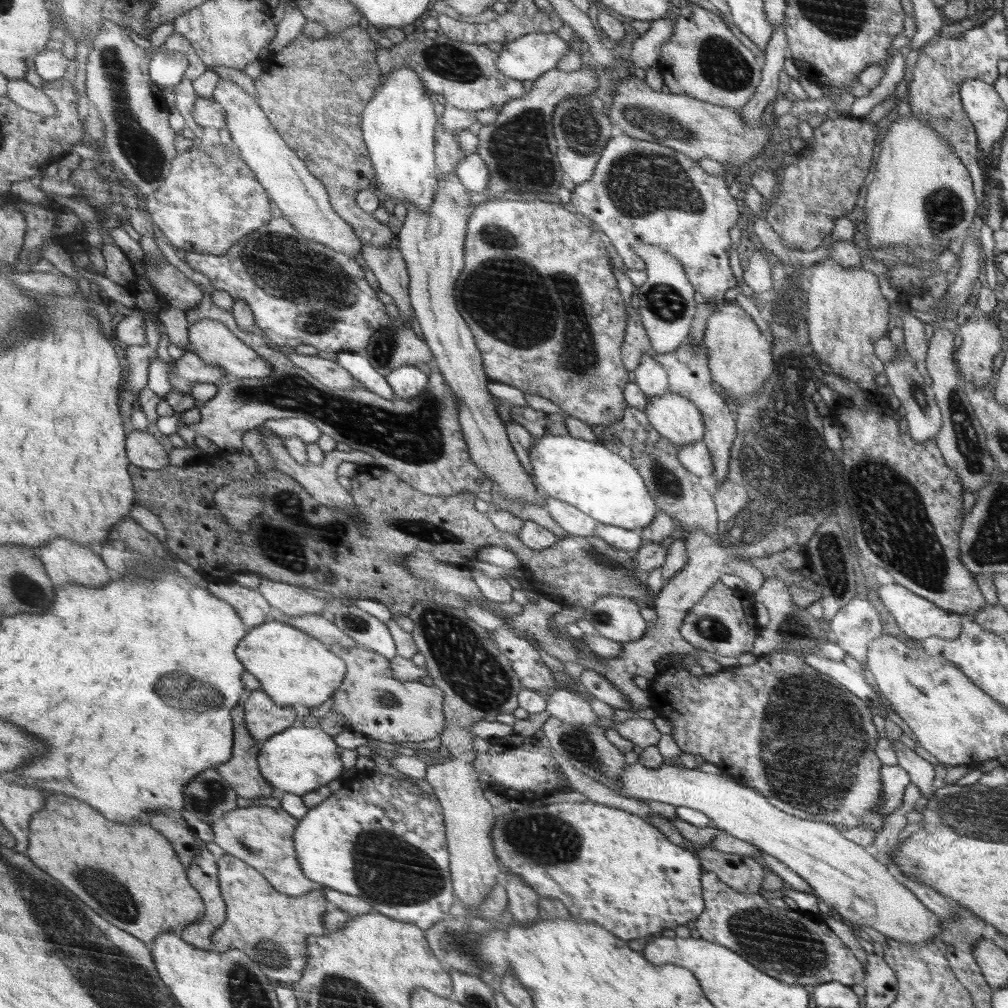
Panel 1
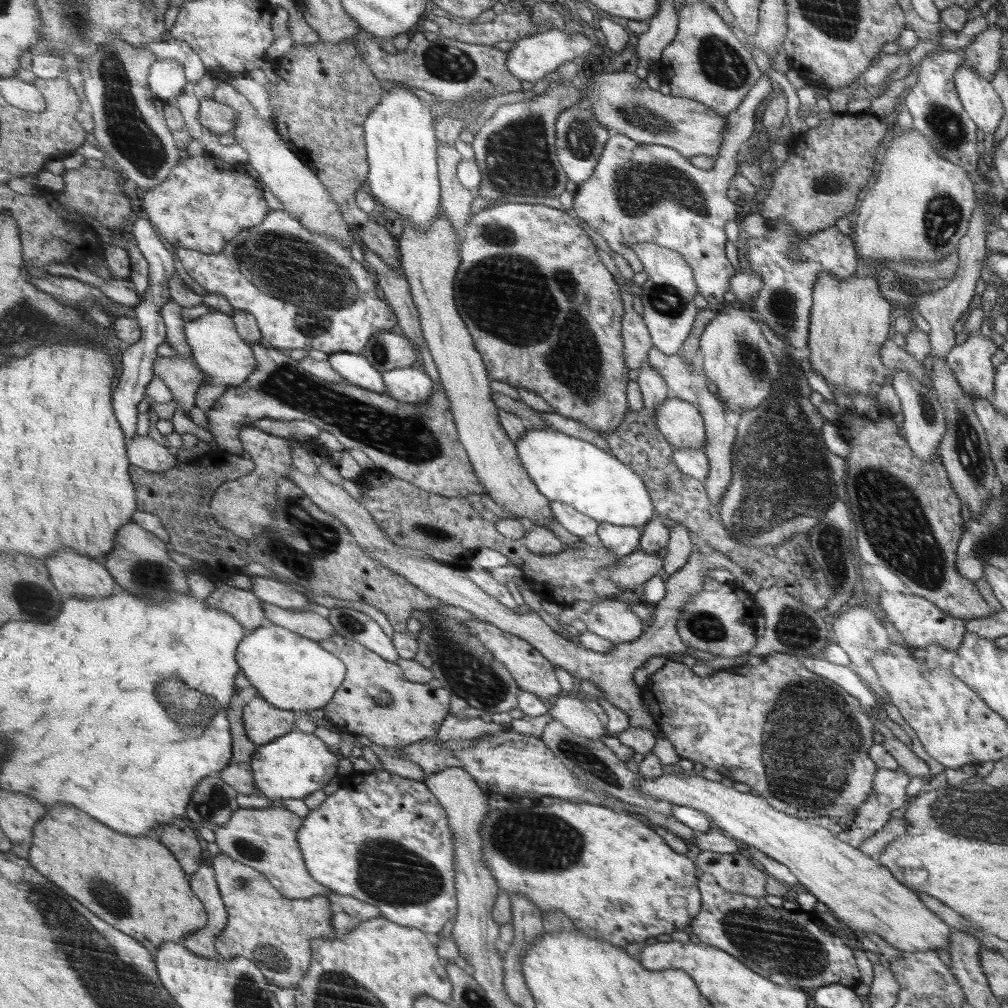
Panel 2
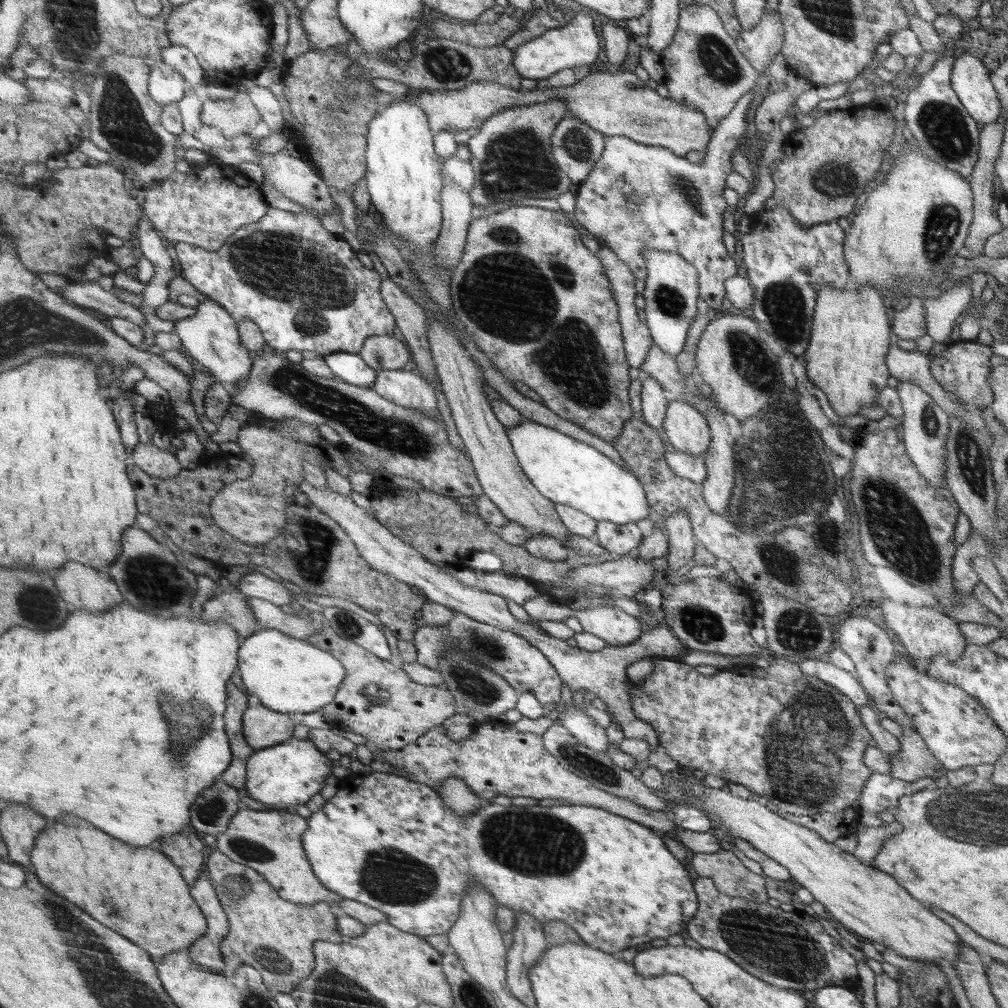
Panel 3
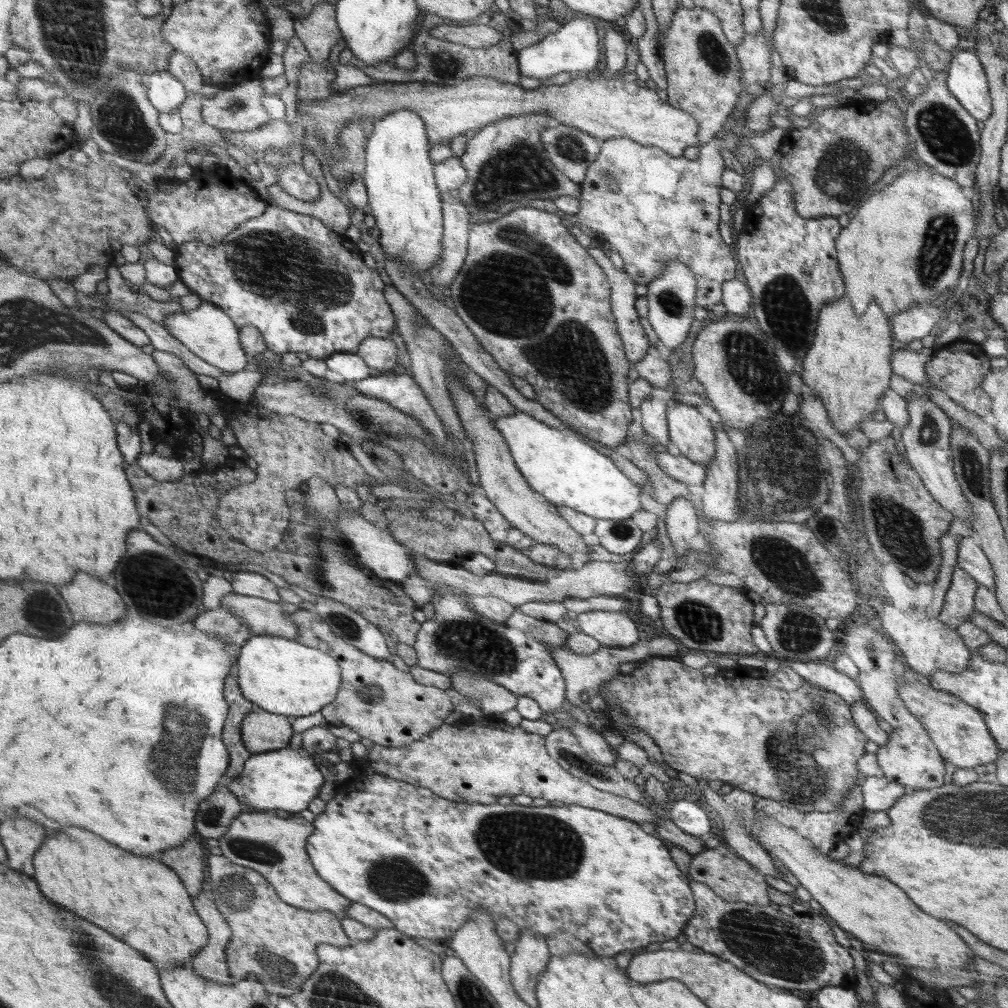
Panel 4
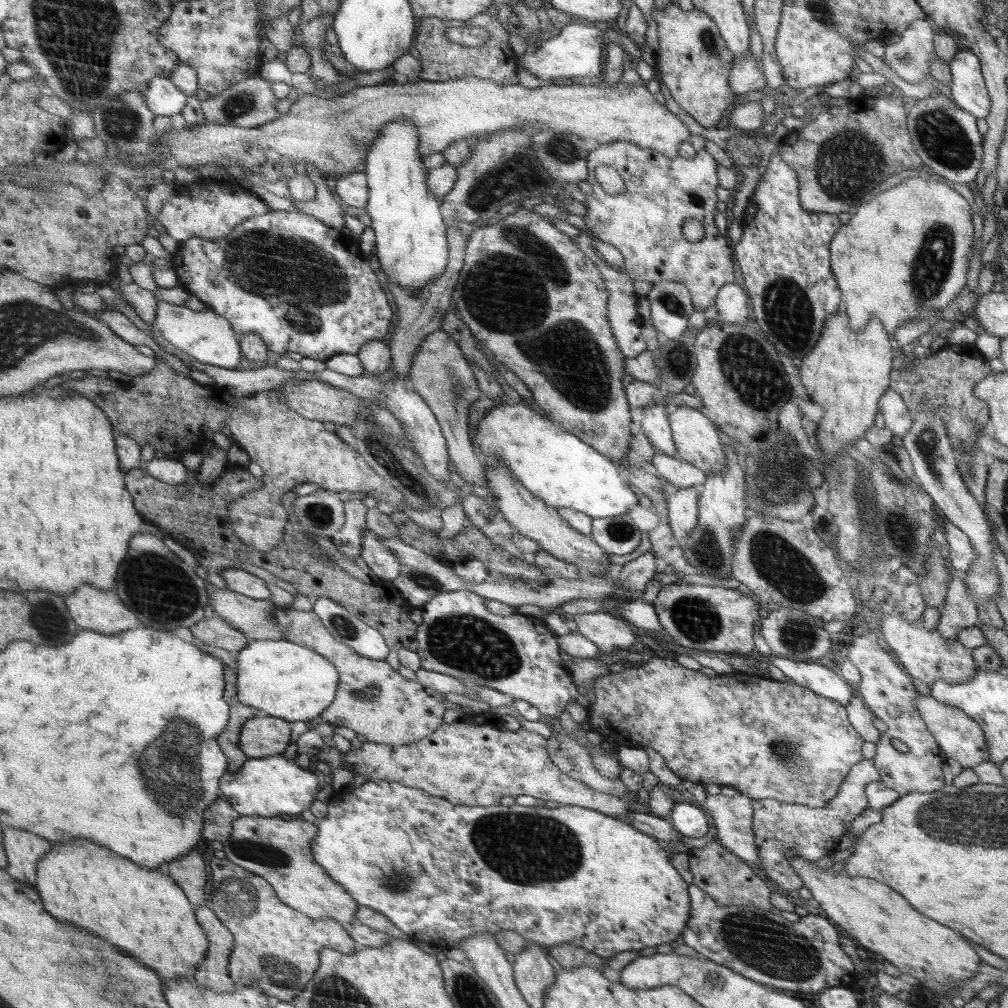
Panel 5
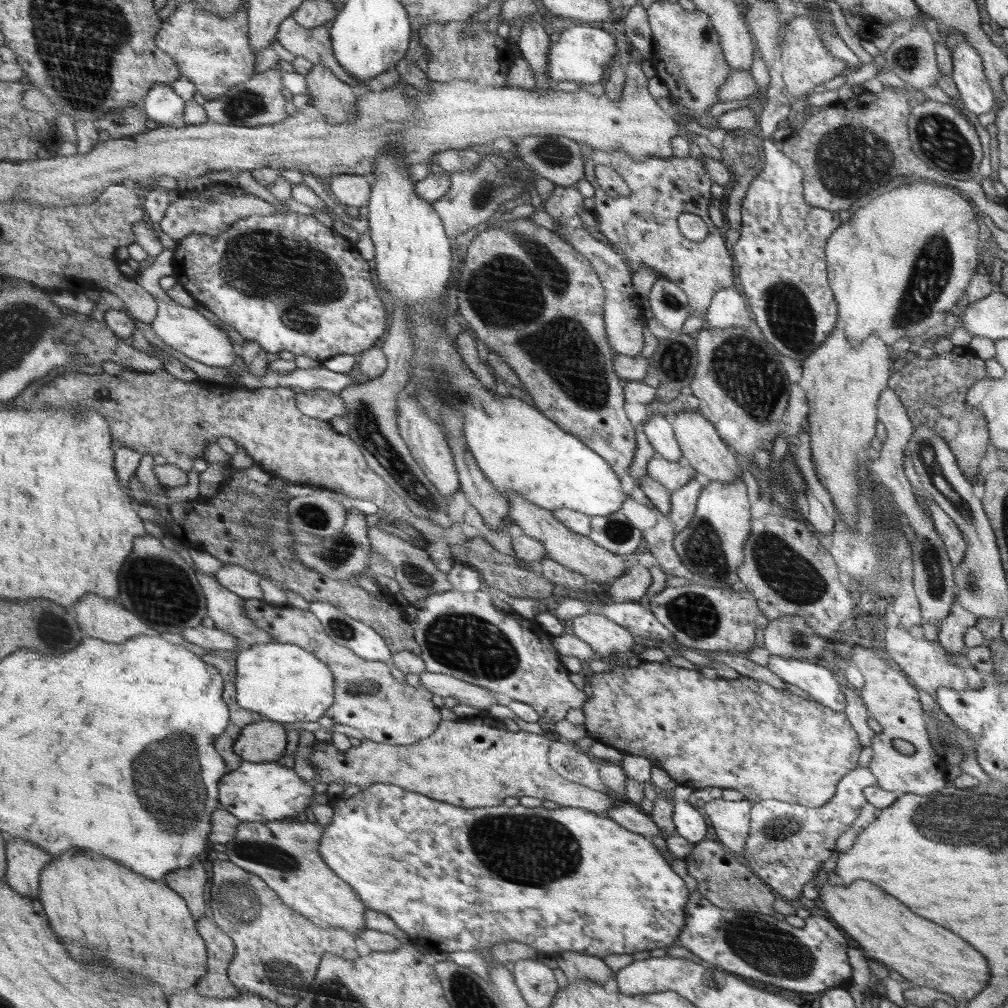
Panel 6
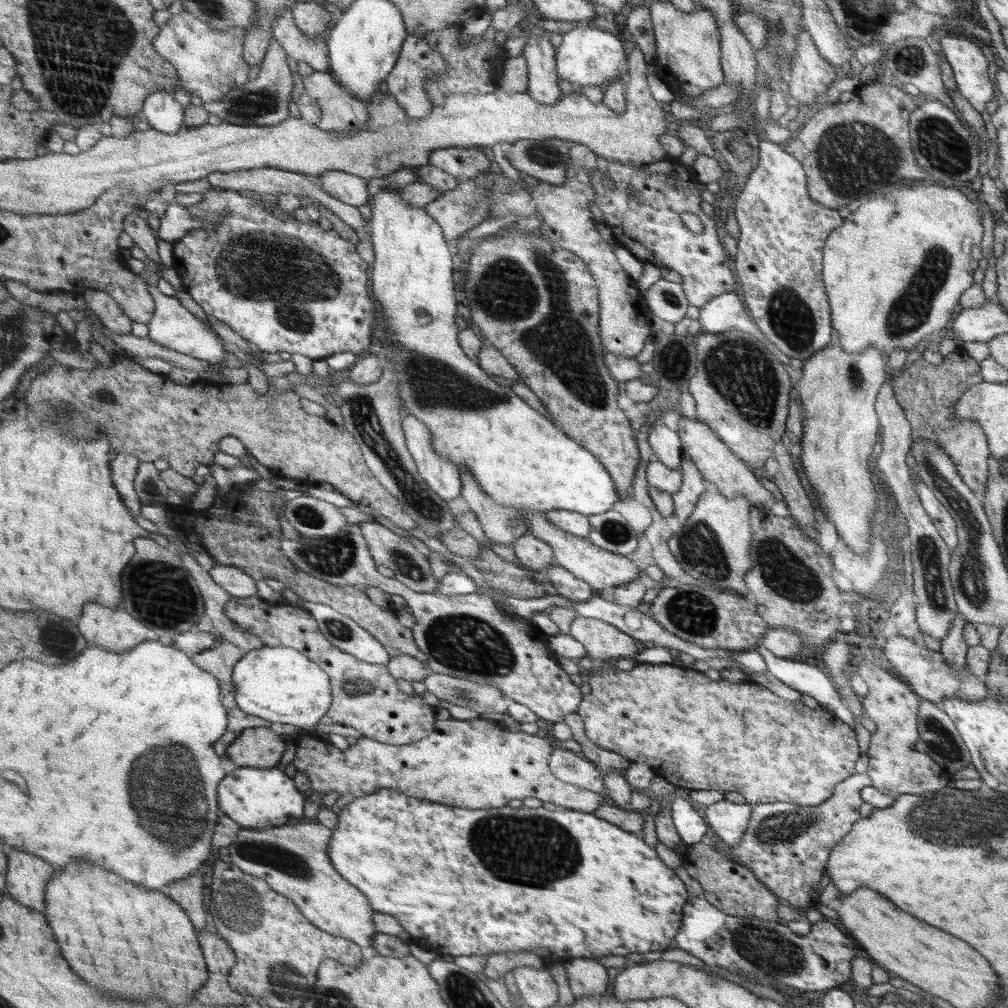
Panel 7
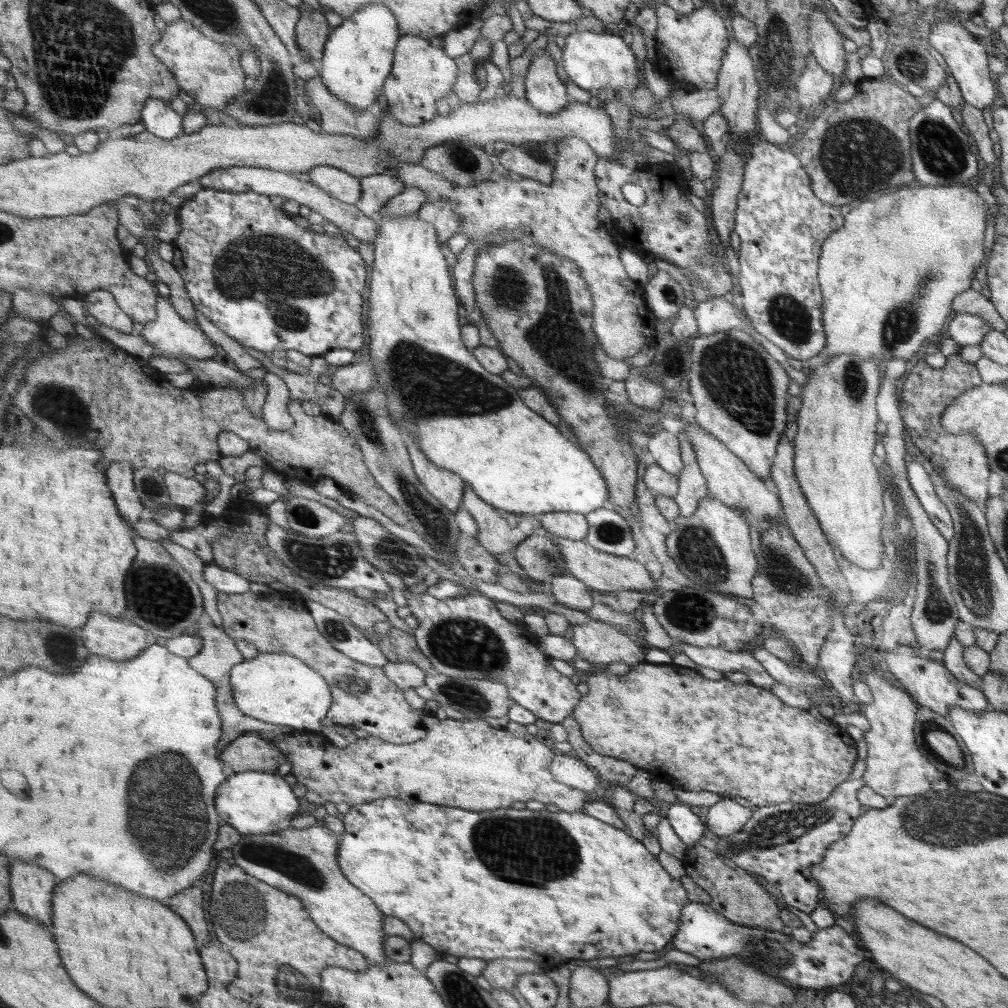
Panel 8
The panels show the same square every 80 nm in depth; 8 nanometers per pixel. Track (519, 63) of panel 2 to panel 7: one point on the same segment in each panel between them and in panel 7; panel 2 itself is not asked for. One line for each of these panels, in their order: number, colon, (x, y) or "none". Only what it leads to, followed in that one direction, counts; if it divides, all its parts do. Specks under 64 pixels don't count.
3: (576, 43)
4: (574, 47)
5: (575, 52)
6: (580, 55)
7: (590, 57)

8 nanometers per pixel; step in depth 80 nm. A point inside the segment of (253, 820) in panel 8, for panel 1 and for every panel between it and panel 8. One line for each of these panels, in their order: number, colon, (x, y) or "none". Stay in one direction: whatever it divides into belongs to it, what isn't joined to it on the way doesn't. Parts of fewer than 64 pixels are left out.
1: (300, 759)
2: (298, 764)
3: (283, 775)
4: (287, 780)
5: (274, 785)
6: (258, 791)
7: (254, 797)

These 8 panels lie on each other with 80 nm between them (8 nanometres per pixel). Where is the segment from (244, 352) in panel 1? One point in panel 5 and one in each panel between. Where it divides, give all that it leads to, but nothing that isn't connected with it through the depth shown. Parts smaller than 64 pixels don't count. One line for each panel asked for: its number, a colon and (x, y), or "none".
2: (221, 352)
3: (210, 335)
4: (211, 333)
5: (207, 336)

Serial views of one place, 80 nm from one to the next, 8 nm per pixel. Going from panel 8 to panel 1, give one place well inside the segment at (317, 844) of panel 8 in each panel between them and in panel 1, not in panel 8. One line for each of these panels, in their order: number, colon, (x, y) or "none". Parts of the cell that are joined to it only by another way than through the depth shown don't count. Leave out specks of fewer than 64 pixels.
1: (262, 836)
2: (267, 839)
3: (270, 841)
4: (275, 845)
5: (280, 849)
6: (285, 853)
7: (293, 859)

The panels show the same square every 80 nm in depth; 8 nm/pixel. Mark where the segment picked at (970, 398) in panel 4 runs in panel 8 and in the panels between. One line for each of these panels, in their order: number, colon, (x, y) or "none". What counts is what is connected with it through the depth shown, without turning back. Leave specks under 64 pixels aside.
5: (929, 385)
6: (934, 391)
7: (928, 393)
8: (926, 393)

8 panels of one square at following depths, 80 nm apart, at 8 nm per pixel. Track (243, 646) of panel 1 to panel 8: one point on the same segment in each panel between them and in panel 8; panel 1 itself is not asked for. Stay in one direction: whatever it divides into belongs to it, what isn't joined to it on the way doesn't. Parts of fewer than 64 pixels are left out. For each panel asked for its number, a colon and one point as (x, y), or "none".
2: (291, 672)
3: (288, 675)
4: (278, 675)
5: (279, 678)
6: (282, 682)
7: (281, 685)
8: (281, 689)

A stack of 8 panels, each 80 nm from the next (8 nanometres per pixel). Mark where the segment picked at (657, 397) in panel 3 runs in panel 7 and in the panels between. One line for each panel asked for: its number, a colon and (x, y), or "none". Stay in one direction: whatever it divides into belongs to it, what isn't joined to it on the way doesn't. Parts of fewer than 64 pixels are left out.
4: (654, 412)
5: (655, 425)
6: (660, 433)
7: (667, 445)

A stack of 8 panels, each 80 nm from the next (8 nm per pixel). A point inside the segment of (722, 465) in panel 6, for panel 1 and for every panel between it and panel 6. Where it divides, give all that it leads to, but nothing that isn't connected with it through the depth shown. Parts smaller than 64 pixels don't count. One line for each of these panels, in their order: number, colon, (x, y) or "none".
1: (678, 419)
2: (680, 422)
3: (686, 429)
4: (690, 431)
5: (695, 436)

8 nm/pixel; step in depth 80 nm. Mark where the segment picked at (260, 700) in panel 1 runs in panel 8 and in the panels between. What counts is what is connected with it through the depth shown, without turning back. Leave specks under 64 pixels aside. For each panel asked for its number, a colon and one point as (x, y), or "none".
2: (265, 723)
3: (263, 727)
4: (262, 731)
5: (264, 735)
6: (264, 741)
7: (260, 747)
8: (248, 752)

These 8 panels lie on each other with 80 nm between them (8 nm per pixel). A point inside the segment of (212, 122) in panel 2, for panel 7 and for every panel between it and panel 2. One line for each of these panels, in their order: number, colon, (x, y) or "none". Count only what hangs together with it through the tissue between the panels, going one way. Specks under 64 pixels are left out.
3: (232, 117)
4: (240, 108)
5: (250, 104)
6: (259, 101)
7: (264, 102)

